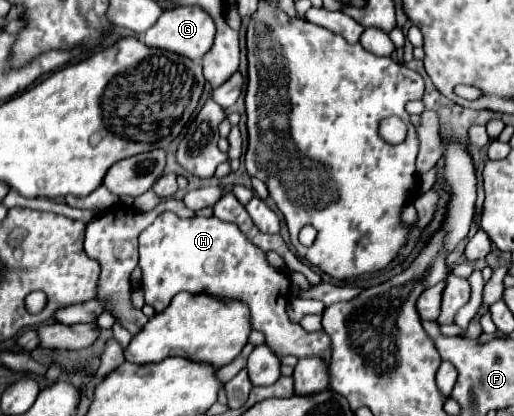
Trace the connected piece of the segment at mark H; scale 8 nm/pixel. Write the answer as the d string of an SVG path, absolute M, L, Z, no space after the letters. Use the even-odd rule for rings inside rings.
M162 213L156 221L140 233L140 269L145 303L156 311L168 307L172 297L180 291L206 293L220 299L234 299L248 307L250 327L266 335L266 345L278 355L318 357L330 363L332 343L324 331L304 331L292 323L286 307L290 301L292 283L280 269L268 265L260 247L246 239L234 225L218 217L192 217L180 219L174 213ZM288 293L288 295L286 295Z

